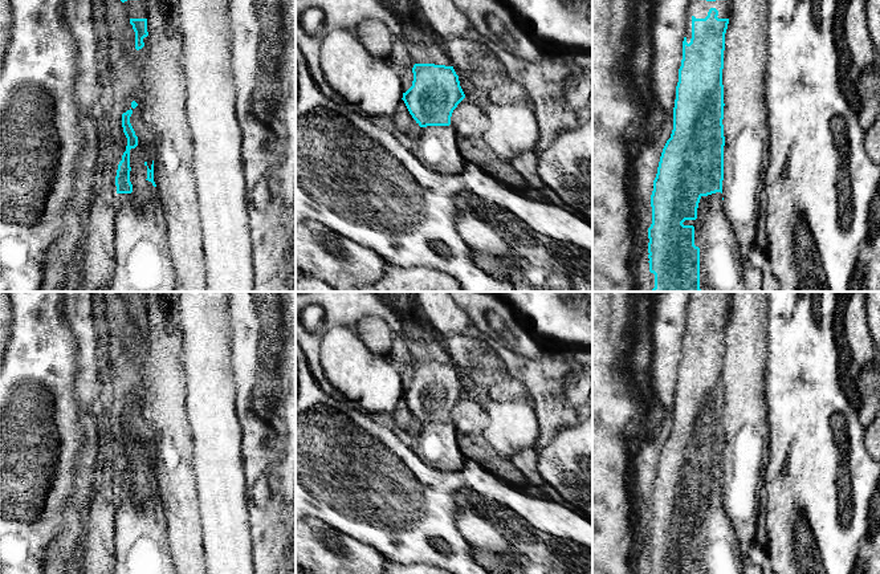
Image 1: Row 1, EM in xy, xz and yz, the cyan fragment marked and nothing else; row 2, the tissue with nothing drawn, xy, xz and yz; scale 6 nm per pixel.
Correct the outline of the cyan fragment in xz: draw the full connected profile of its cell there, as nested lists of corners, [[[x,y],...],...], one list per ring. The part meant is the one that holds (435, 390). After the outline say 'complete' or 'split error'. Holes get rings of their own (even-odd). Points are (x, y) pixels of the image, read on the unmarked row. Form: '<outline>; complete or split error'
[[[415,361],[412,383],[403,398],[420,424],[449,423],[457,402],[465,395],[453,363]]]; complete

